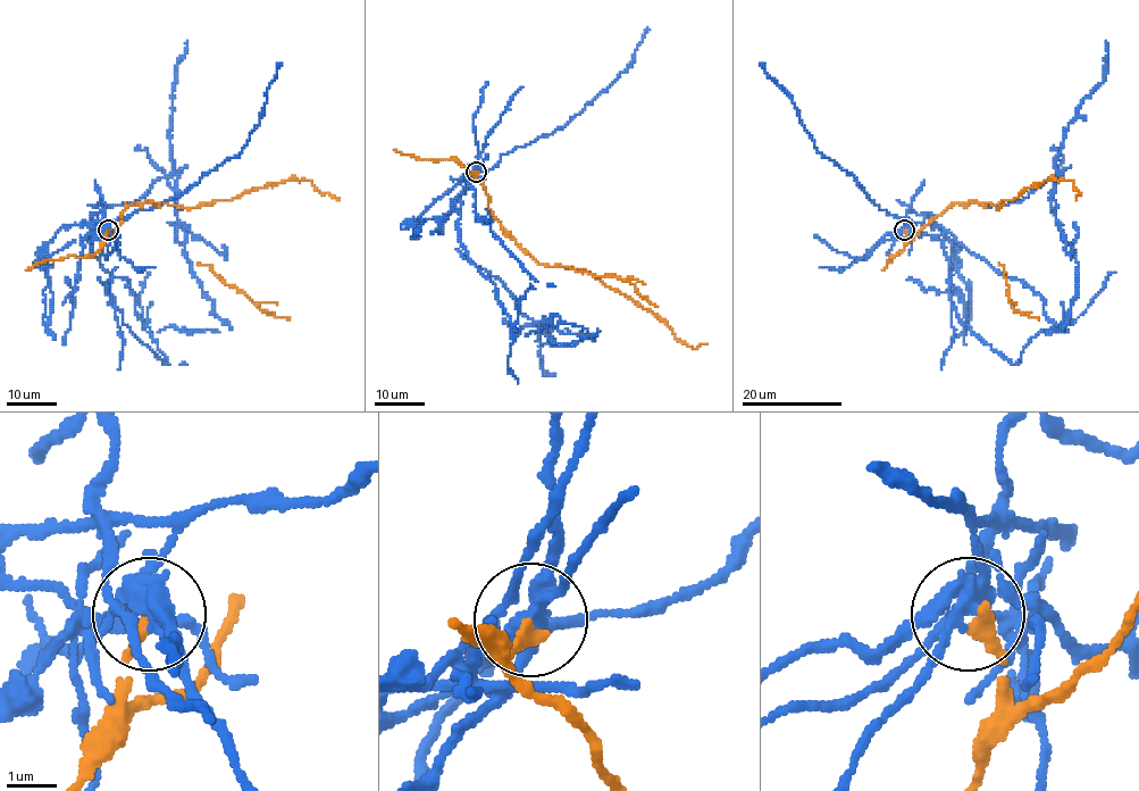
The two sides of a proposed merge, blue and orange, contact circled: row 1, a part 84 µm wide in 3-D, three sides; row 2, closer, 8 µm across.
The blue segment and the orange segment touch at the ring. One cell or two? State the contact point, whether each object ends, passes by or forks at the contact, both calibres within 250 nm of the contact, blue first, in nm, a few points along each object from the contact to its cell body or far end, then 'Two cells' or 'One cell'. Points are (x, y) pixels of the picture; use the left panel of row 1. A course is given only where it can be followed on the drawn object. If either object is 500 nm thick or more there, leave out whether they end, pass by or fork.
Place: (108, 230). At the ring blue forks. At the ring orange ends. Thickness 340 nm (blue) against 280 nm. Course of blue: (108, 231), (94, 213), (91, 252), (128, 282), (148, 333), (220, 331), (176, 240), (169, 130), (186, 41). Course of orange: (108, 231), (106, 239), (132, 204), (149, 200), (193, 208), (292, 178), (309, 180), (320, 193), (338, 199). Two cells

